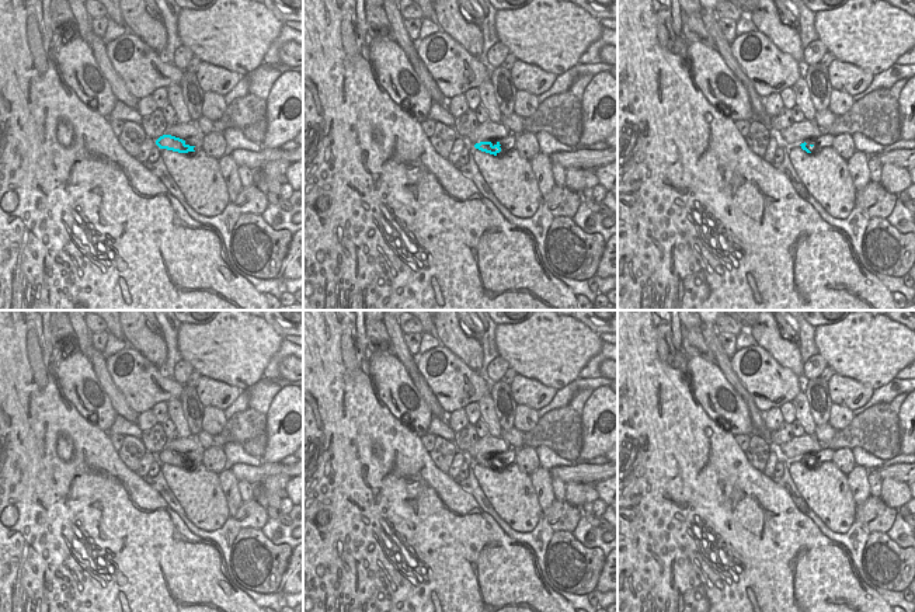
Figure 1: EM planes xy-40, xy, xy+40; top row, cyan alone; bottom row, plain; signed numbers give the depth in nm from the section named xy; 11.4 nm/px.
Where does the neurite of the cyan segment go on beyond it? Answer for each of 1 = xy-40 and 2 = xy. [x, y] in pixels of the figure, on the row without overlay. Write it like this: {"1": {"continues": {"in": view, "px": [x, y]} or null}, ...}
{"1": {"continues": {"in": "xy-40", "px": [194, 455]}}, "2": {"continues": {"in": "xy", "px": [507, 458]}}}

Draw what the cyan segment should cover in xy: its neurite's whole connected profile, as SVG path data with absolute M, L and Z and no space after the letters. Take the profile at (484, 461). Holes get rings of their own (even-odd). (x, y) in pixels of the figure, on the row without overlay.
M509 448L507 452L498 453L495 459L491 456L480 456L476 458L474 462L497 470L500 466L508 466L511 463L515 463L516 449Z

